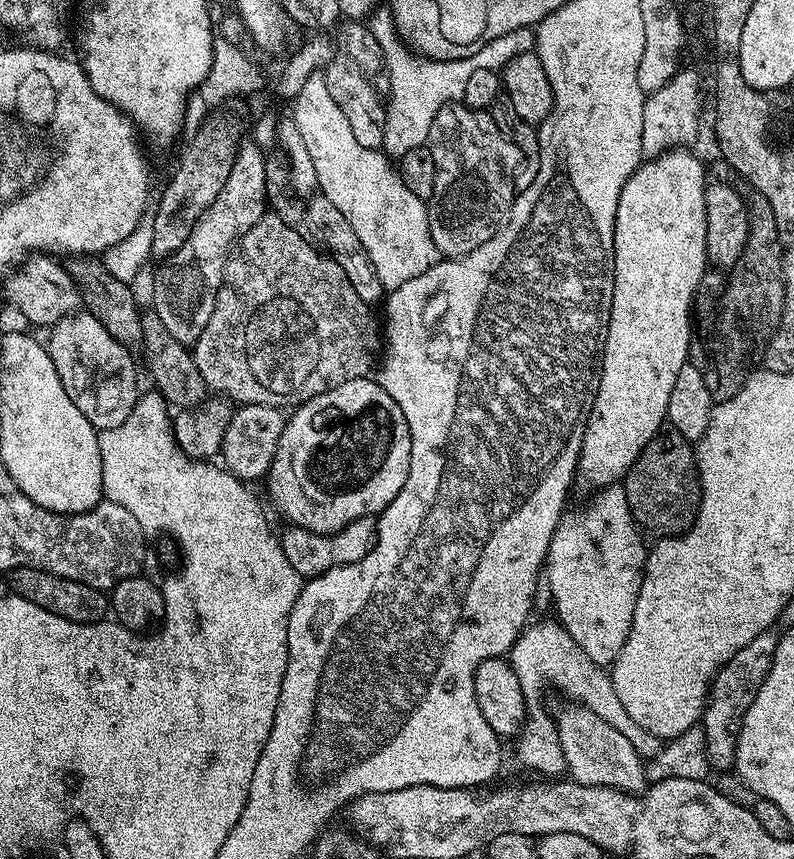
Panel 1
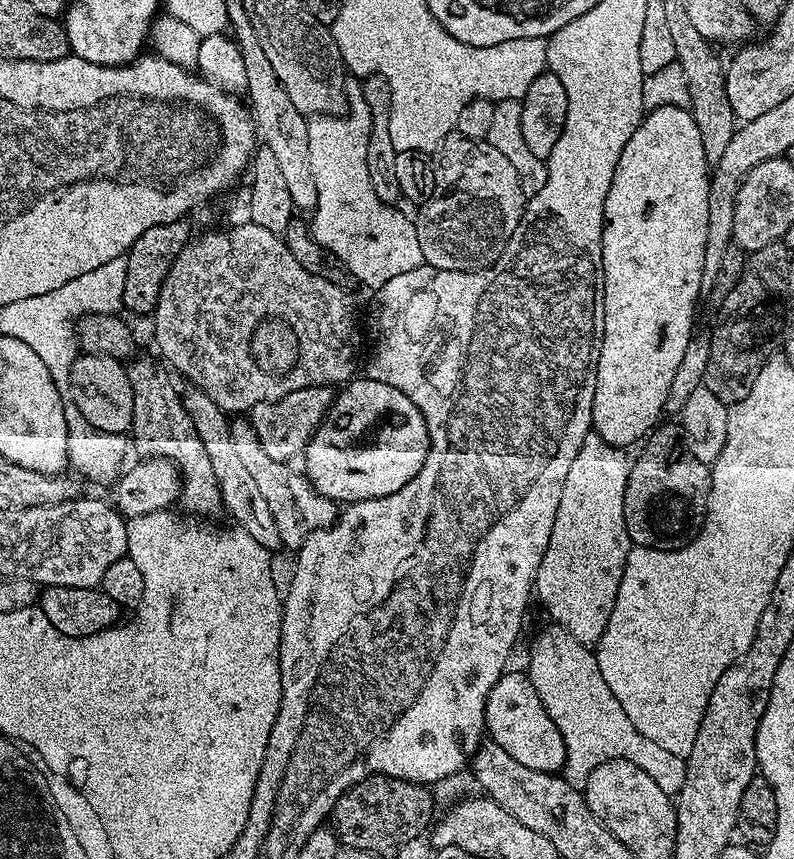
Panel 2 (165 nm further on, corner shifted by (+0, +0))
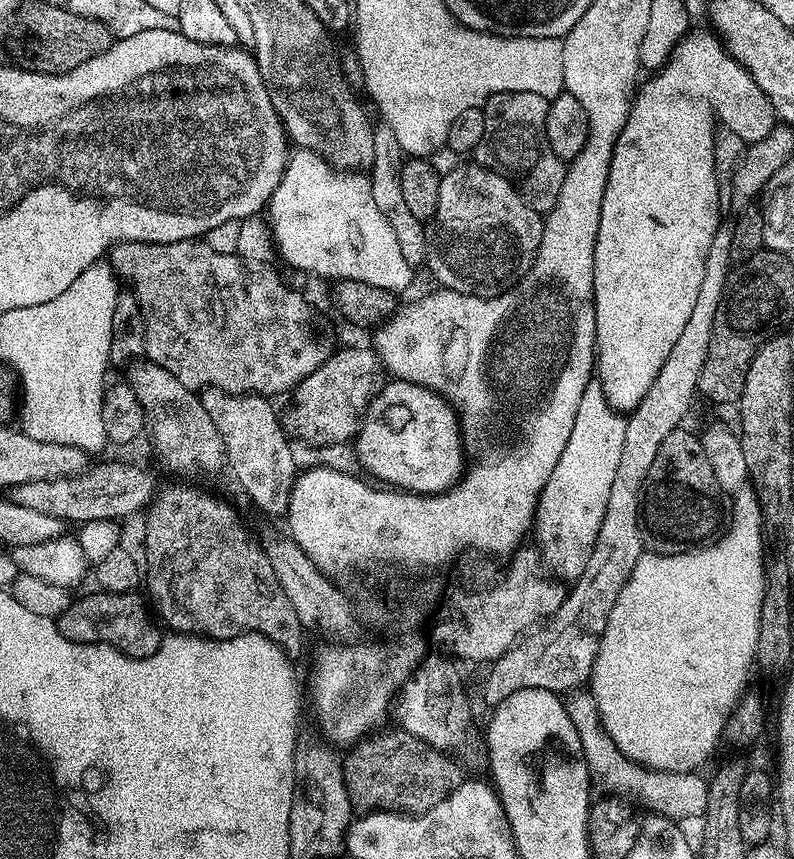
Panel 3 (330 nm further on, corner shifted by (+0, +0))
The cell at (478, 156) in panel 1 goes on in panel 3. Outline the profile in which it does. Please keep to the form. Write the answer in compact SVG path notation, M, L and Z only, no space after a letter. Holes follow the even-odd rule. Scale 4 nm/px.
M475 162L460 164L448 173L445 171L440 177L438 210L434 210L432 219L426 224L426 267L432 271L440 288L449 288L467 296L498 296L521 273L532 267L536 251L542 242L543 229L541 213L525 202L508 177L494 174Z

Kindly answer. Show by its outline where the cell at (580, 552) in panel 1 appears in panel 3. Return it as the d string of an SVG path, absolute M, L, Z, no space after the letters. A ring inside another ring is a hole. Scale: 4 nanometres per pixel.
M589 382L582 390L582 396L578 401L578 412L574 414L574 428L570 430L570 438L566 441L566 448L562 450L562 458L558 458L558 466L554 466L554 474L550 474L542 490L540 503L536 505L534 515L535 547L545 568L561 581L575 582L592 556L592 547L598 538L598 526L602 526L602 514L606 514L606 501L610 499L610 485L618 471L618 458L622 458L622 438L625 434L625 417L614 411L606 402L599 382Z

